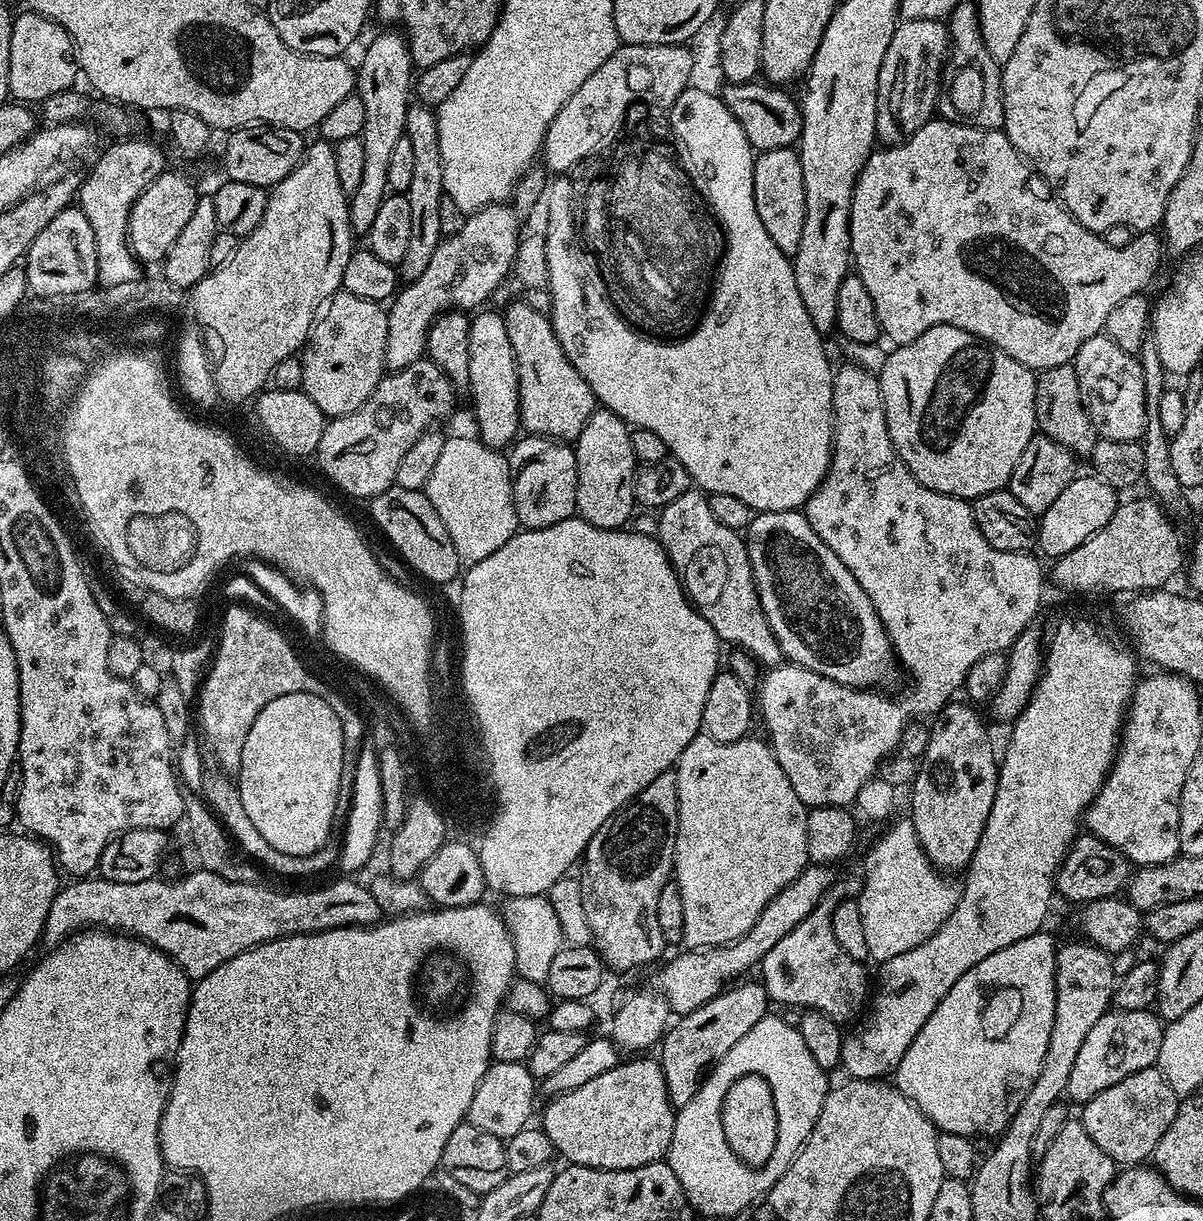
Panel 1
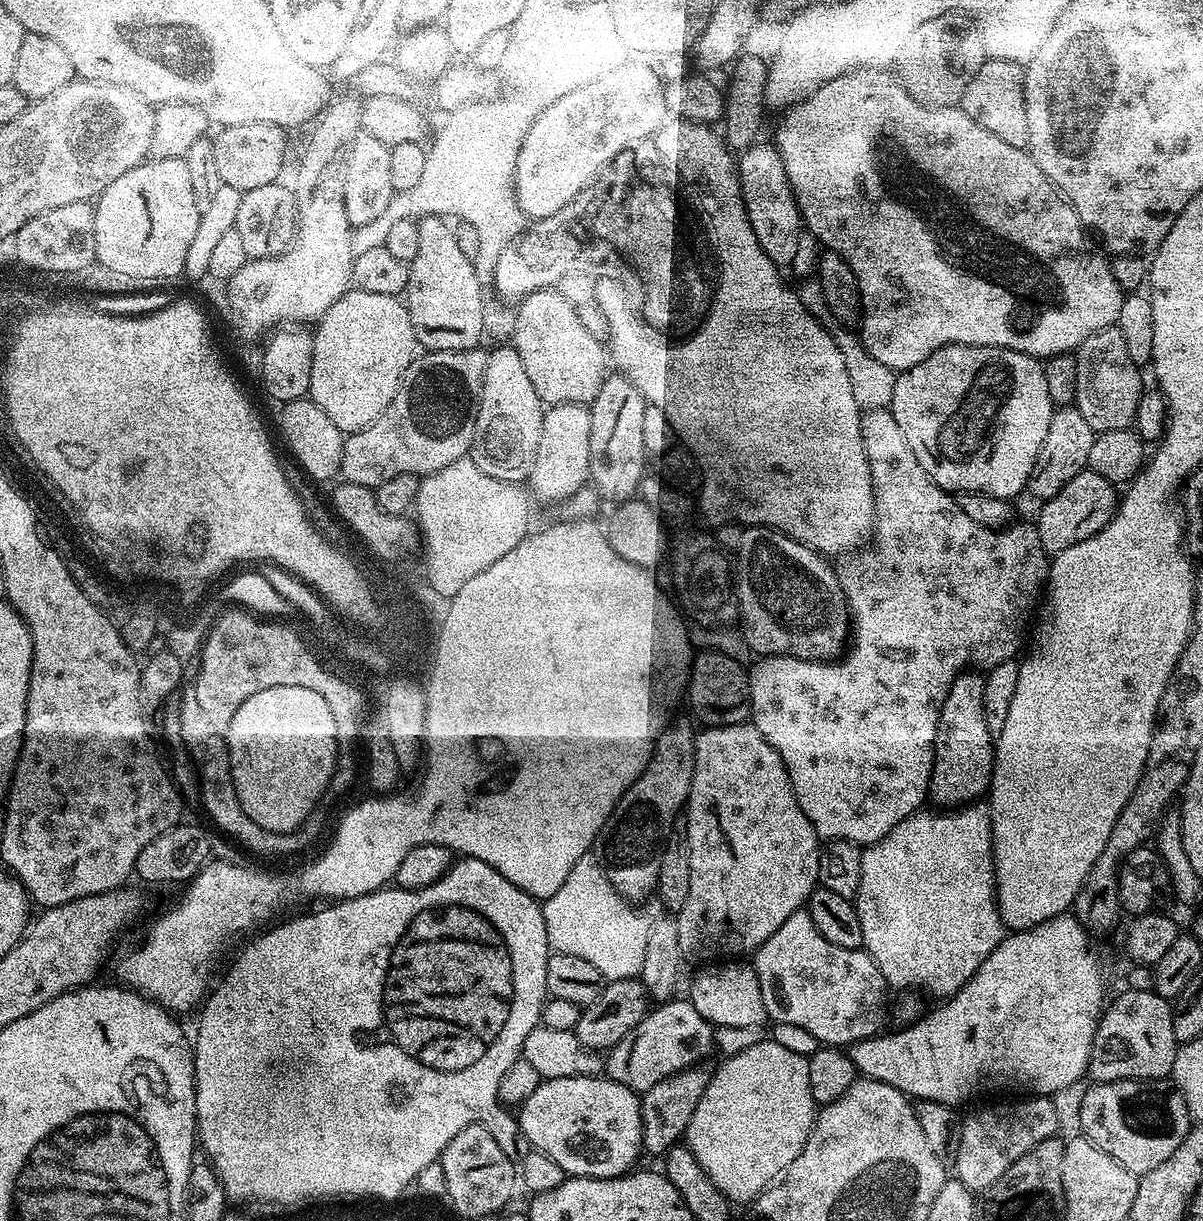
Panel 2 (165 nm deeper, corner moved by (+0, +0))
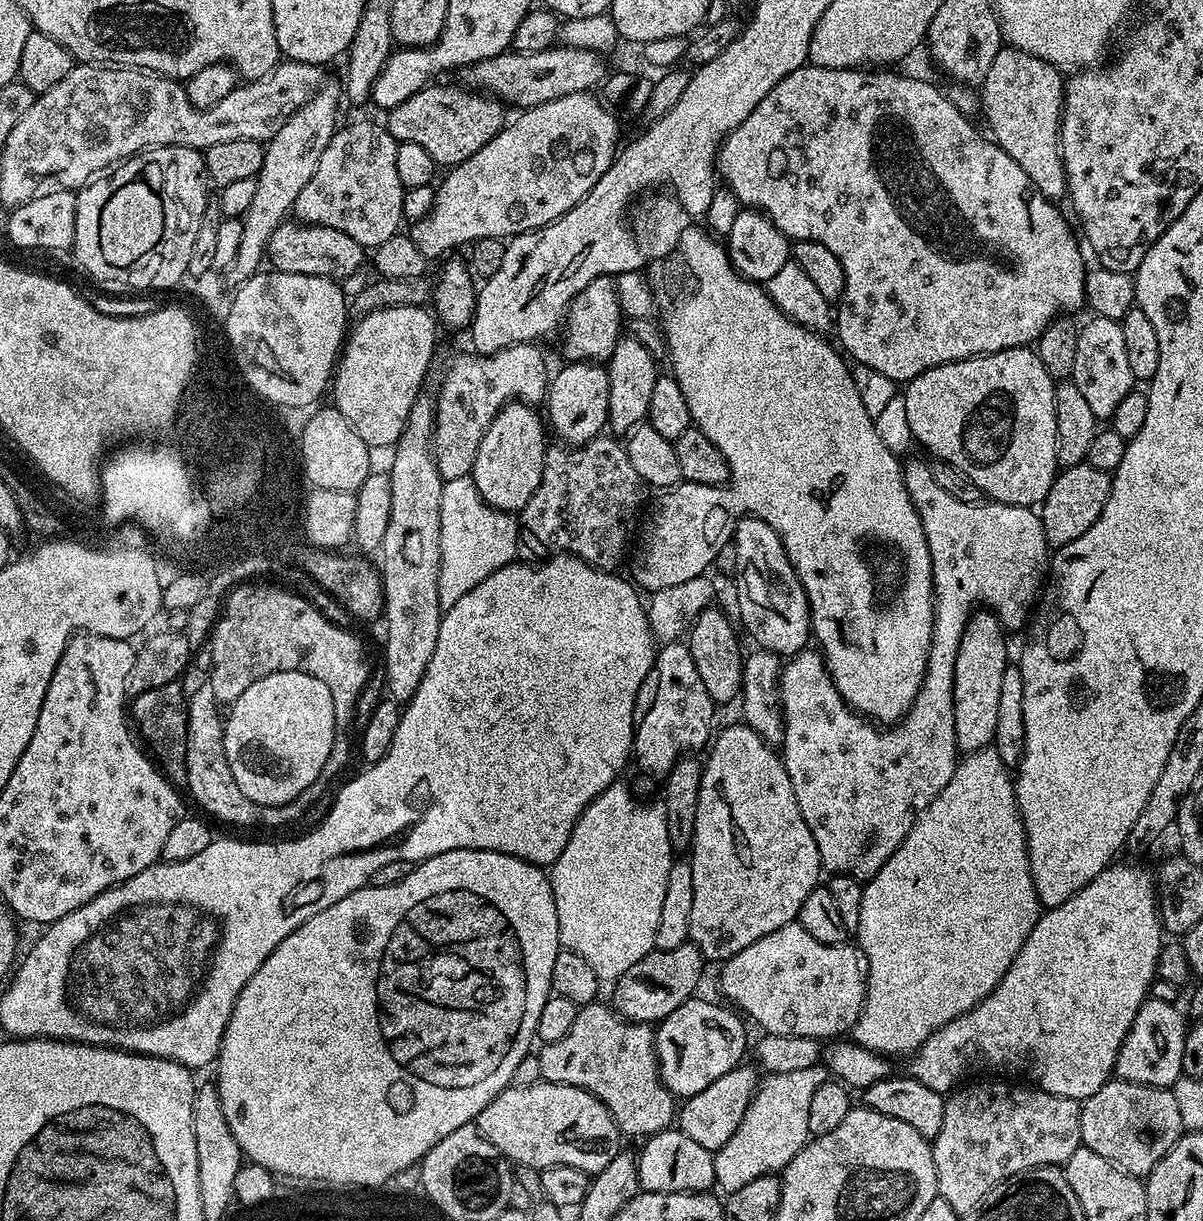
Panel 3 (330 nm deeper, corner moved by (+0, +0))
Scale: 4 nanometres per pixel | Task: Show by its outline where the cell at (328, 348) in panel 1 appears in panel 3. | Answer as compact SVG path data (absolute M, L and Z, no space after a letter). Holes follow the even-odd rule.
M414 304L374 310L351 325L330 381L330 397L331 403L346 418L346 422L358 430L358 438L362 438L369 449L391 449L404 433L410 406L414 406L414 398L425 387L424 375L436 352L436 328L438 321L435 315L427 307Z

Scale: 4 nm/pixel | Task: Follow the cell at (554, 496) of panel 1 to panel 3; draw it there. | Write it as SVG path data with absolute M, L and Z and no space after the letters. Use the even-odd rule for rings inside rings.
M568 362L560 373L551 377L548 385L546 420L556 431L557 441L568 446L585 444L601 435L608 423L610 378L607 367L596 362Z

